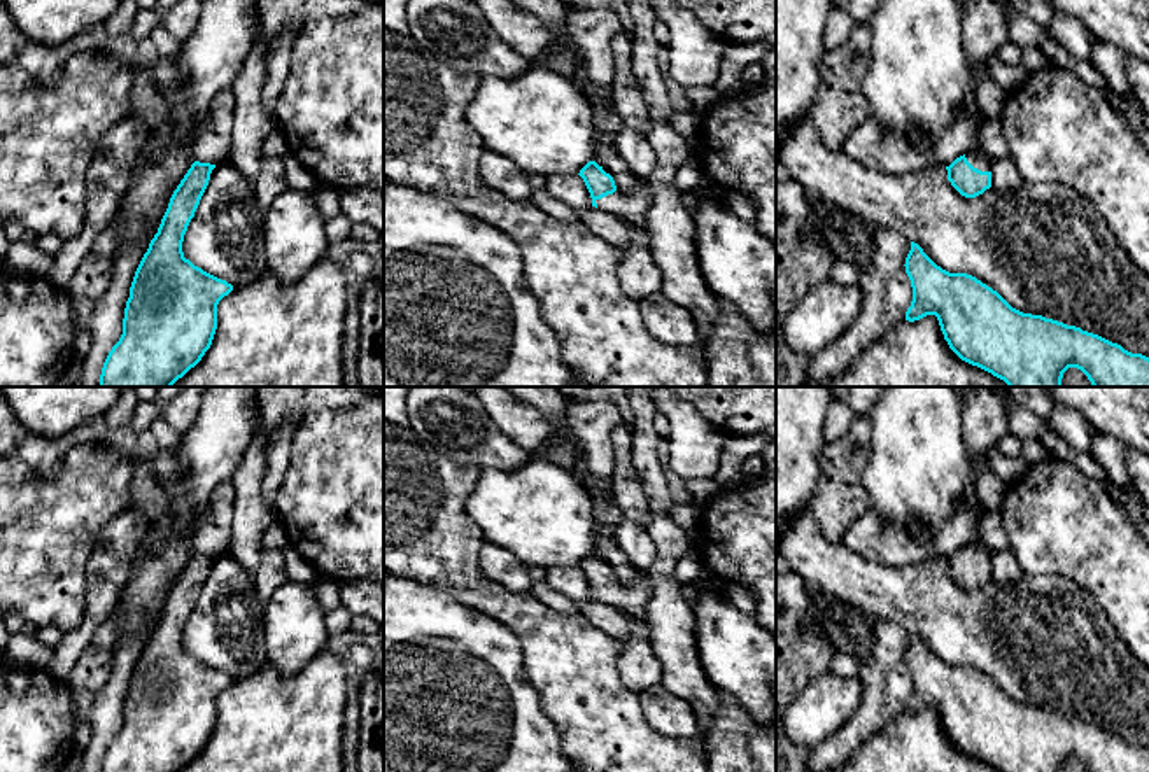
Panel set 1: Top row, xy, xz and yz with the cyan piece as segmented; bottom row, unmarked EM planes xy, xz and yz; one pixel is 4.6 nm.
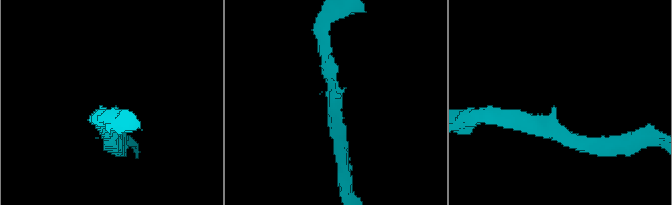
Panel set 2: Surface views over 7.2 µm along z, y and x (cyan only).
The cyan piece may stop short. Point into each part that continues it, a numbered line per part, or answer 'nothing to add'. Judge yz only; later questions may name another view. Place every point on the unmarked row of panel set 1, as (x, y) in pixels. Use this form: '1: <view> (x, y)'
1: yz (976, 548)

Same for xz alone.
1: xz (634, 597)

